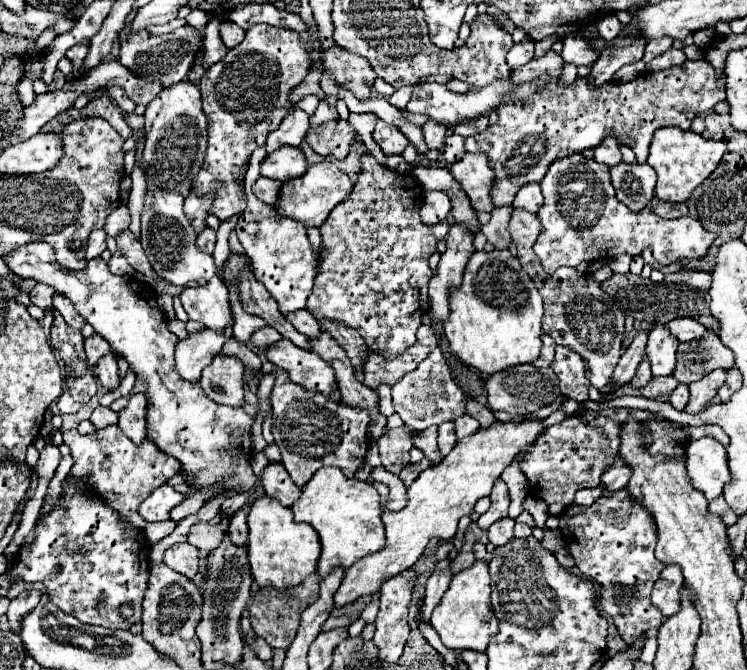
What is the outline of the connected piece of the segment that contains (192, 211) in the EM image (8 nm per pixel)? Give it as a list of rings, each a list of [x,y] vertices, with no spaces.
[[[190,193],[186,197],[186,203],[184,203],[184,211],[188,213],[186,217],[192,221],[196,233],[202,231],[202,227],[206,225],[204,219],[208,215],[208,209],[210,209],[210,201],[214,201],[214,193],[206,193],[206,197],[198,197],[198,193]]]

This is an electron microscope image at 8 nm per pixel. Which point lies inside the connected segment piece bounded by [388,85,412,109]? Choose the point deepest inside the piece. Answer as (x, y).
(399, 98)

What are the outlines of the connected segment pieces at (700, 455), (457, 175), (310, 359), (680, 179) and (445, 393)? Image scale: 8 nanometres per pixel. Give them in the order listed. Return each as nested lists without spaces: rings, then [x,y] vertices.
[[[714,437],[692,441],[686,449],[686,471],[692,485],[702,491],[708,501],[720,497],[724,485],[730,481],[726,447]]]
[[[466,153],[460,161],[450,165],[450,173],[462,185],[476,211],[494,209],[490,201],[490,185],[494,181],[494,171],[490,169],[488,157],[484,153]]]
[[[280,339],[278,343],[270,345],[266,349],[266,357],[278,369],[284,369],[290,379],[304,389],[330,395],[338,387],[332,365],[318,357],[314,351],[298,349],[292,341]]]
[[[664,127],[654,133],[648,165],[652,165],[658,173],[658,183],[654,189],[654,197],[662,201],[682,203],[690,197],[690,193],[718,167],[722,155],[726,151],[724,143],[704,139],[694,131],[682,131],[678,127]]]
[[[436,347],[426,357],[426,361],[422,361],[418,365],[418,369],[406,373],[406,377],[402,377],[402,381],[394,383],[392,401],[394,401],[396,413],[402,417],[402,421],[408,427],[426,429],[430,425],[440,425],[444,421],[454,421],[460,415],[464,415],[468,397],[462,393],[458,383],[452,379],[448,363],[446,363],[440,347]]]

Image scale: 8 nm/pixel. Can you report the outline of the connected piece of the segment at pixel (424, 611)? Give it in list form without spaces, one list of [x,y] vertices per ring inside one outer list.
[[[444,559],[444,561],[438,561],[434,573],[430,575],[428,583],[426,583],[426,595],[424,595],[424,605],[420,609],[420,621],[428,621],[430,623],[430,613],[434,611],[434,607],[438,605],[442,593],[448,589],[450,585],[450,561]]]

